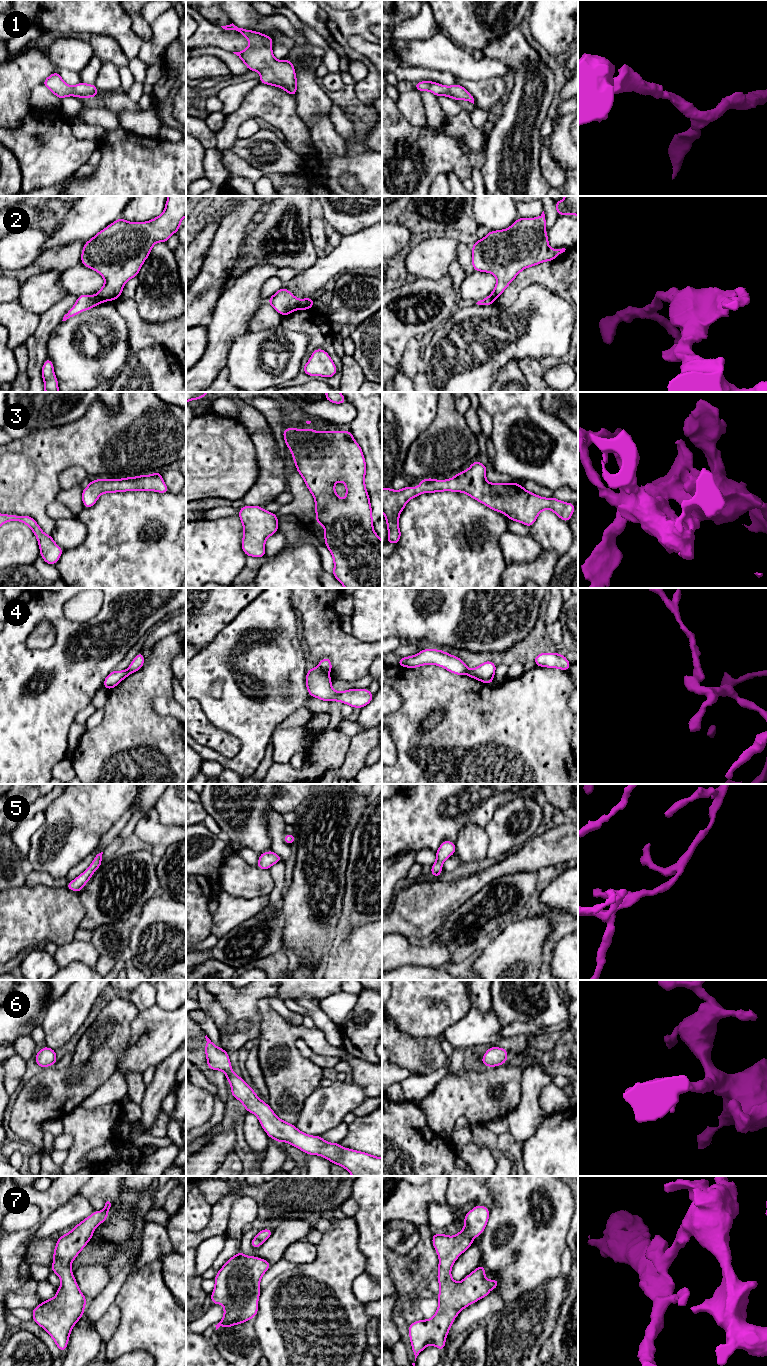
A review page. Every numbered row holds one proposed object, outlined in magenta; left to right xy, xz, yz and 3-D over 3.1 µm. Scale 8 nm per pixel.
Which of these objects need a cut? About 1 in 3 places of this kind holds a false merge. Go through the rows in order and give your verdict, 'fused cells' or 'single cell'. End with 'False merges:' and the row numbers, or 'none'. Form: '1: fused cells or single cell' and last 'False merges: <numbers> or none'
1: single cell
2: fused cells
3: single cell
4: fused cells
5: single cell
6: single cell
7: single cell
False merges: 2, 4

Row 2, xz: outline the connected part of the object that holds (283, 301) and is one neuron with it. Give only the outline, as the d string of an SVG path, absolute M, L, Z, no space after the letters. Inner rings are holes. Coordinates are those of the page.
M282 286L267 301L282 316L289 315L294 312L300 300L296 298L290 291Z

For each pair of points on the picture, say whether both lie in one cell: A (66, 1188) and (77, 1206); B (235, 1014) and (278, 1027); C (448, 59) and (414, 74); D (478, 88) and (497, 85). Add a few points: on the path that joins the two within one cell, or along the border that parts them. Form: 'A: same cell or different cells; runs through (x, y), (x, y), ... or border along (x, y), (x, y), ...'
A: different cells; border along (77, 1193), (53, 1212)
B: different cells; border along (264, 998), (258, 1002), (260, 1035), (257, 1039)
C: different cells; border along (403, 68), (424, 67), (450, 73)
D: same cell; runs through (483, 88), (489, 88), (492, 85)

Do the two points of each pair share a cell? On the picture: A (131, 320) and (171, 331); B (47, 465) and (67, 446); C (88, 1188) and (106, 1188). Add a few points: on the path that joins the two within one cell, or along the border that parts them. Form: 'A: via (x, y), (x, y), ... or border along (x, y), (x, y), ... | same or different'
A: via (141, 330), (161, 331) | same
B: via (52, 460), (62, 450) | same
C: via (92, 1188), (102, 1188) | same

